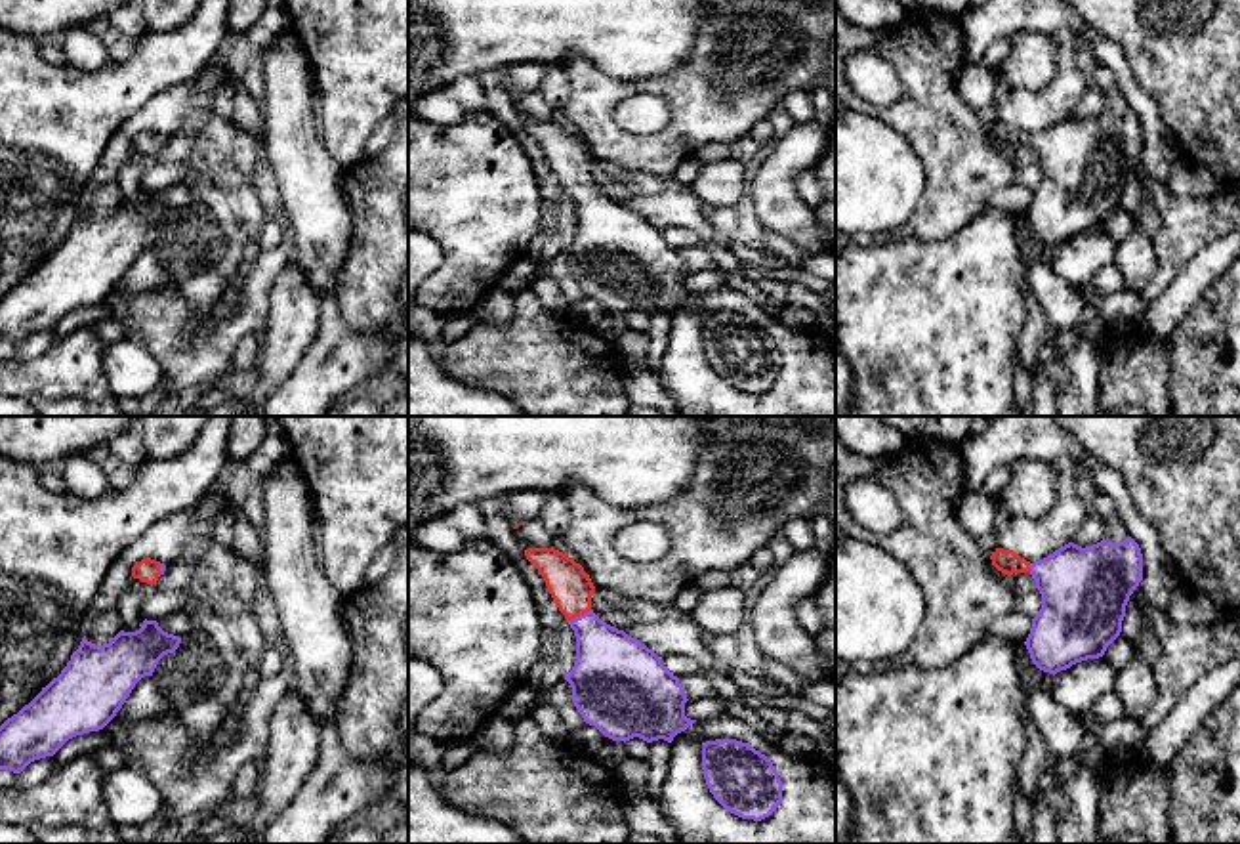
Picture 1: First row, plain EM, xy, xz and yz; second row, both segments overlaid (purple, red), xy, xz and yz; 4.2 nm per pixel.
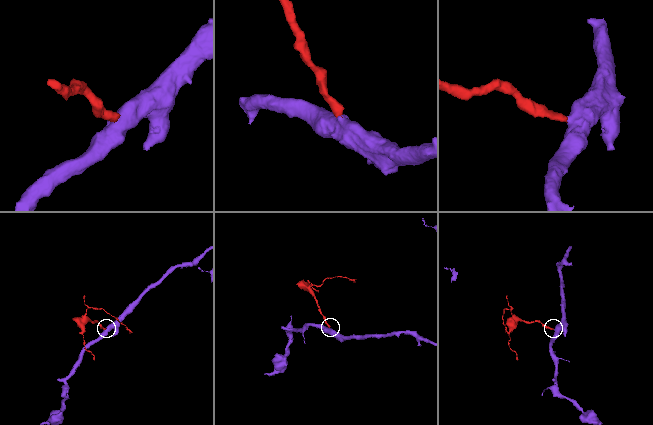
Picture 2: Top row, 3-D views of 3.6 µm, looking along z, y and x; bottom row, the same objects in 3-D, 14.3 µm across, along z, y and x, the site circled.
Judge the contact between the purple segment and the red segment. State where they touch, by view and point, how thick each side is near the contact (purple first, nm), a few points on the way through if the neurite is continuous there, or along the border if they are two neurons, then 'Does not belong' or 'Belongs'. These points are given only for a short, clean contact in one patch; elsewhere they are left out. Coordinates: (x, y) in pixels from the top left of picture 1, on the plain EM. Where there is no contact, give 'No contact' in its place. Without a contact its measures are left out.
Touches purple at xz (580, 188). Thickness 300 nm (purple) against 180 nm. Path across: xz (609, 239), (580, 188), (569, 157). Belongs

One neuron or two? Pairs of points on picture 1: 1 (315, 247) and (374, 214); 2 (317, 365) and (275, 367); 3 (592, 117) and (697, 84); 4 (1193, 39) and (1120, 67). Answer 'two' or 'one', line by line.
1: two
2: two
3: one
4: two

